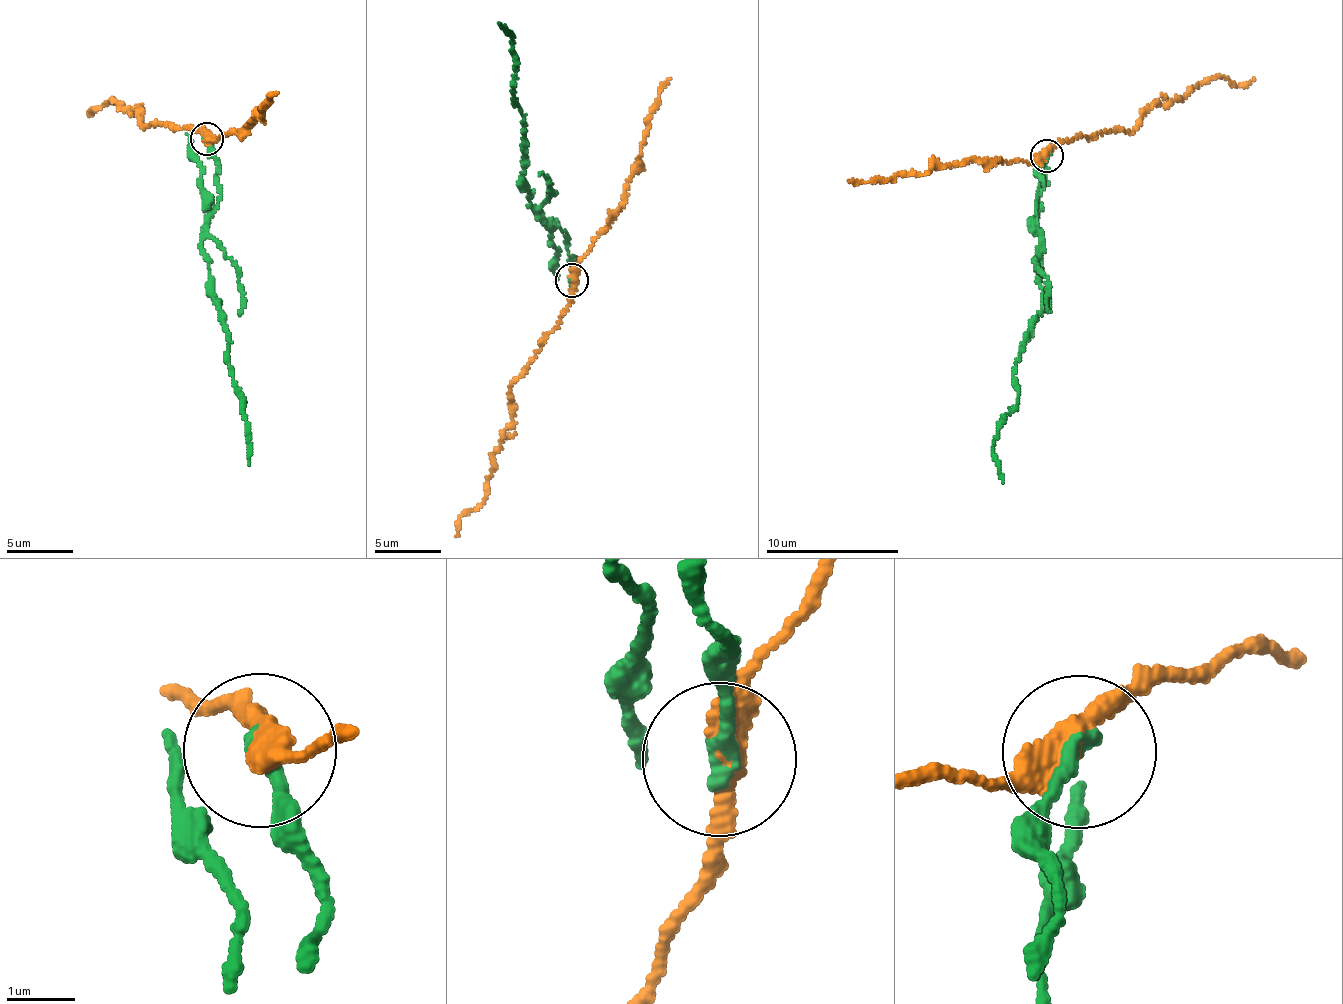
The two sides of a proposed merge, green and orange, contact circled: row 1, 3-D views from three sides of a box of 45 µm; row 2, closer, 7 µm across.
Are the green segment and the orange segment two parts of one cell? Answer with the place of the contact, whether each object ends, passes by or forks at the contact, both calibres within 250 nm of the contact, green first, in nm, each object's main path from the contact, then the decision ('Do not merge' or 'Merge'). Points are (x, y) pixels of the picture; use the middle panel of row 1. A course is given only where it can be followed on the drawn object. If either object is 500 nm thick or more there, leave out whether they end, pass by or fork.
Place: (572, 280). At the ring green ends. At the ring orange passes by. Thickness 280 nm (green) against 320 nm. Course of green: (572, 280), (567, 233), (532, 205), (520, 176), (523, 117), (511, 85), (518, 70), (514, 43), (498, 23). Course of orange: (572, 280), (575, 285), (564, 311), (509, 388), (514, 413), (493, 457), (481, 504), (462, 515), (455, 536). Do not merge

